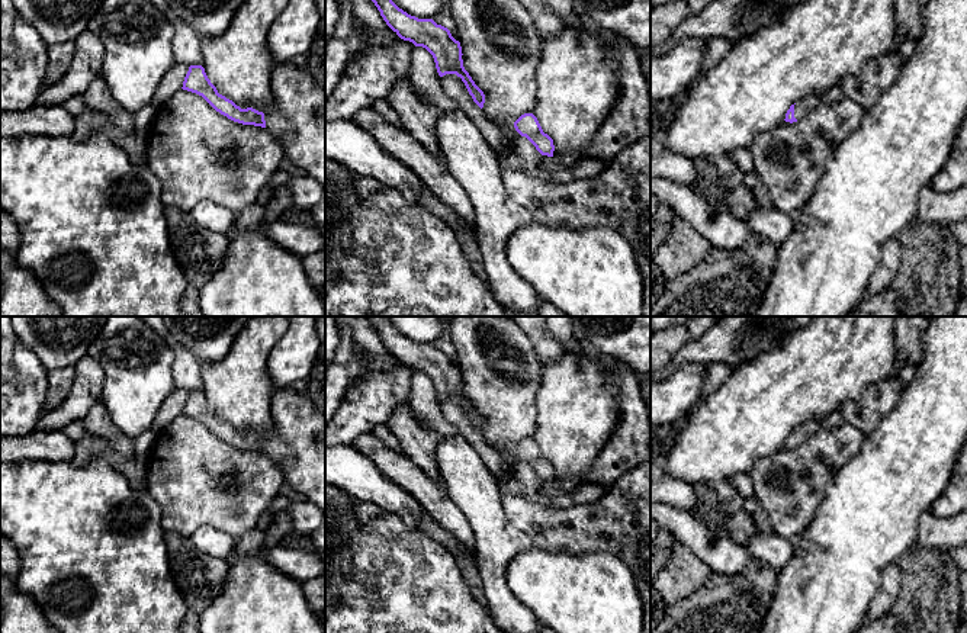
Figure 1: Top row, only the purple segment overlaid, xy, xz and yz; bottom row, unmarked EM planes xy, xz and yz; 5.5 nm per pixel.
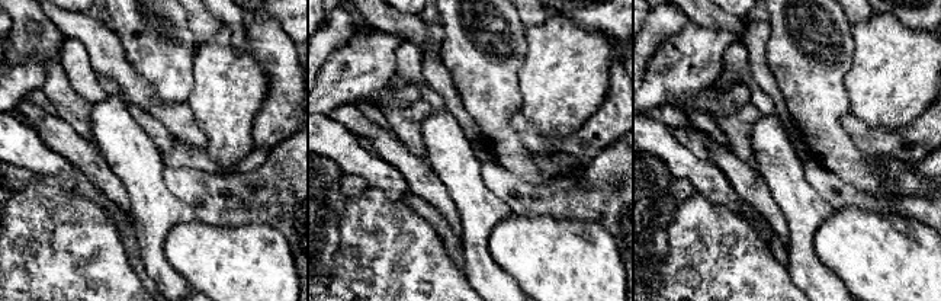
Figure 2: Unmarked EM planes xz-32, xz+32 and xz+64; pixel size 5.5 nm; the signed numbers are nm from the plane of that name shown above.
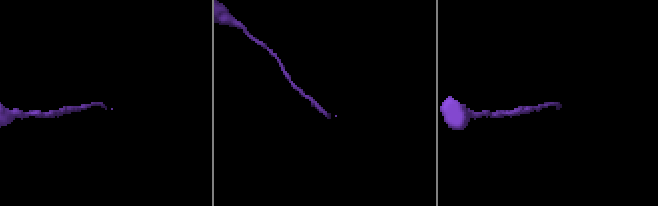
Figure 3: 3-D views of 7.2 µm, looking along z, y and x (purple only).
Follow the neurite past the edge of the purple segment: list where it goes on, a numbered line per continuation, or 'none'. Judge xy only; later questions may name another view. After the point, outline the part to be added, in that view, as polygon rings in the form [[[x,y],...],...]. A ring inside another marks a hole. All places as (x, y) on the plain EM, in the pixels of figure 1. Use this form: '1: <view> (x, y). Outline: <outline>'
1: xy (296, 444). Outline: [[[285,388],[274,389],[270,415],[273,431],[264,437],[266,454],[282,469],[285,482],[325,514],[325,415],[305,393]]]

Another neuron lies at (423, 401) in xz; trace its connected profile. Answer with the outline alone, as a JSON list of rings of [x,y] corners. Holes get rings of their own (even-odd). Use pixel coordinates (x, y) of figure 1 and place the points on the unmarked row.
[[[423,372],[409,377],[408,407],[414,417],[441,436],[454,436],[459,430],[446,420],[433,380]]]

